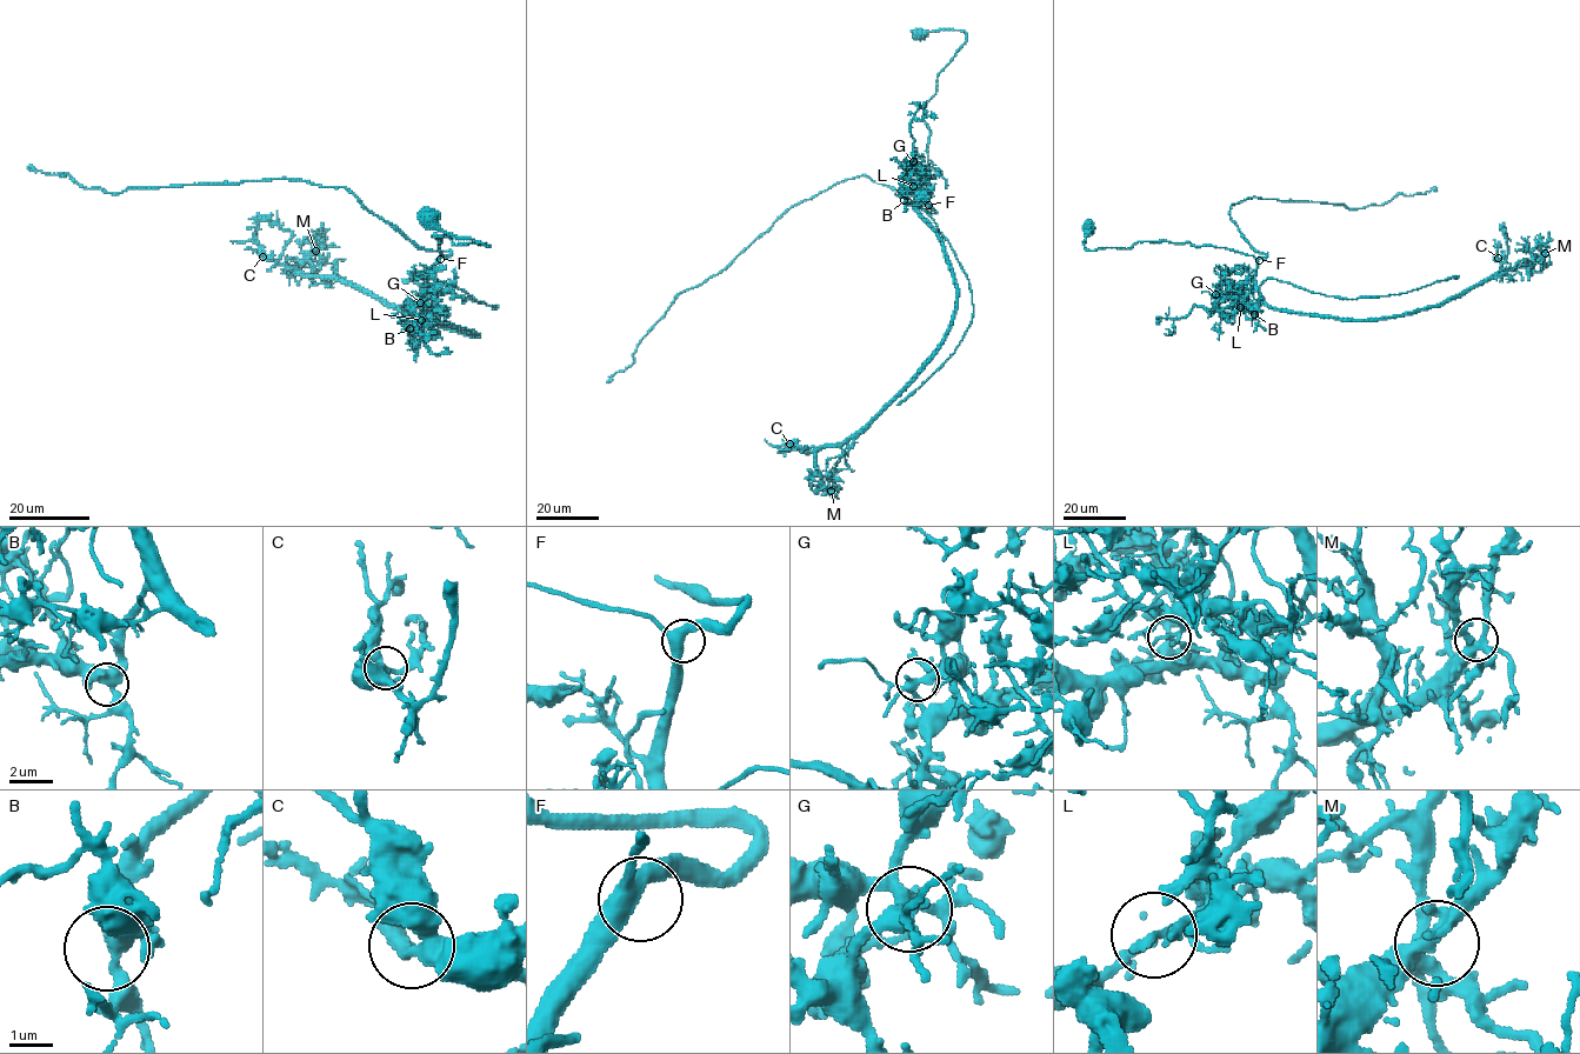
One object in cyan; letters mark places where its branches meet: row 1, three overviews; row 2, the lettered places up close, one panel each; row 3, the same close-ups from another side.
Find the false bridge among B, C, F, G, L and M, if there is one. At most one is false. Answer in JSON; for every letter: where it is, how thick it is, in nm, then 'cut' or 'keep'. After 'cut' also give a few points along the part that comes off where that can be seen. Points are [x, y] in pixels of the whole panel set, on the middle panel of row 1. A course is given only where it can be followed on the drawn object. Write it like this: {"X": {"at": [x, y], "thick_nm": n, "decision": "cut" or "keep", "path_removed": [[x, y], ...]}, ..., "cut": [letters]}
{"B": {"at": [904, 200], "thick_nm": 440, "decision": "keep"}, "C": {"at": [790, 444], "thick_nm": 360, "decision": "keep"}, "F": {"at": [928, 205], "thick_nm": 400, "decision": "keep"}, "G": {"at": [913, 161], "thick_nm": 320, "decision": "keep"}, "L": {"at": [913, 186], "thick_nm": 150, "decision": "cut", "path_removed": [[913, 186], [925, 202], [902, 194], [901, 187], [906, 165], [915, 157]]}, "M": {"at": [831, 491], "thick_nm": 300, "decision": "keep"}, "cut": ["L"]}

